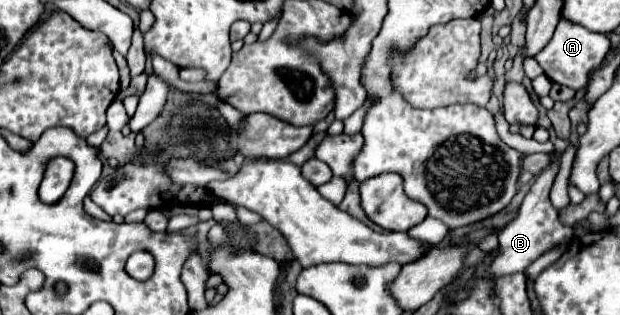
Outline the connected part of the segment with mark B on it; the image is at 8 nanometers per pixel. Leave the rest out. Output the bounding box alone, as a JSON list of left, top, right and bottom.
[490,152,574,278]

